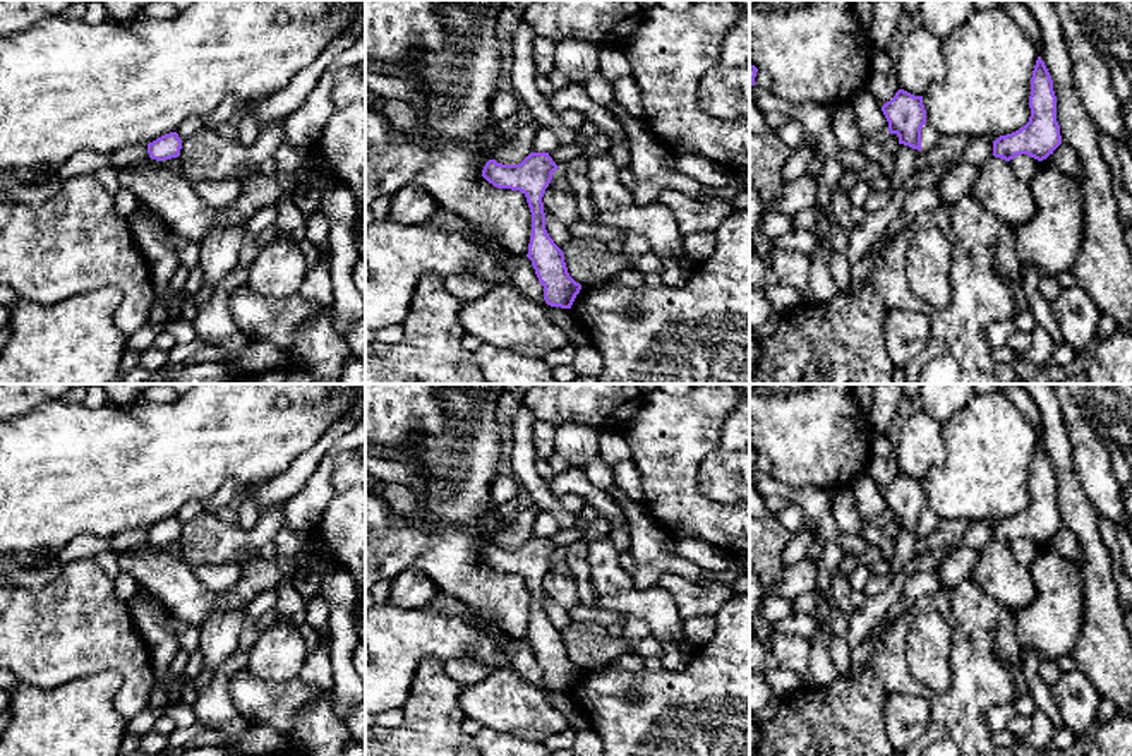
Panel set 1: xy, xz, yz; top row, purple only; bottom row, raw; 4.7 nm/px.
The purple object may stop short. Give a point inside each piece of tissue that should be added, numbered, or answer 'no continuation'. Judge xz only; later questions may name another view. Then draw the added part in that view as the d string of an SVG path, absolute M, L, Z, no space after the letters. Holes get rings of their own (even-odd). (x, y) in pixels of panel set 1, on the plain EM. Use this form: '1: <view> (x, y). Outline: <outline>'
no continuation

